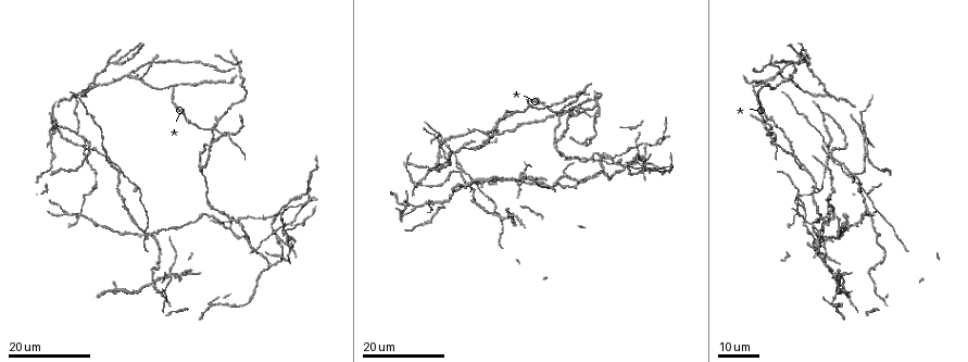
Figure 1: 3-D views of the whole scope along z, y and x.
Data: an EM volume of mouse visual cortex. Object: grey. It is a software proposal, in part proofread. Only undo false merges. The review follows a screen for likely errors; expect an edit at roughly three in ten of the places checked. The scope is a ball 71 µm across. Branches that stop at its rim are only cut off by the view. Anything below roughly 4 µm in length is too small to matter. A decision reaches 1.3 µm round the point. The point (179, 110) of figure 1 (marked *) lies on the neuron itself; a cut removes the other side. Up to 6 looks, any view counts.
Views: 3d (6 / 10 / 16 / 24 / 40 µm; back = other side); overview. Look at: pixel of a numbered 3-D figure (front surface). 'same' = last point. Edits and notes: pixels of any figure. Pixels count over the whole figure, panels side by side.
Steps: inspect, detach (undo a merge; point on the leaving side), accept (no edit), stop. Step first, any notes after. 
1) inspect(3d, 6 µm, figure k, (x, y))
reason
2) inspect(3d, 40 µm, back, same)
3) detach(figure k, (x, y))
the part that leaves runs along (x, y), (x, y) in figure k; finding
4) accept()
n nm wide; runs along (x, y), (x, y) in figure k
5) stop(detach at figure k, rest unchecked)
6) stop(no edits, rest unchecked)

inspect(3d, 24 µm, figure 1, (579, 110))

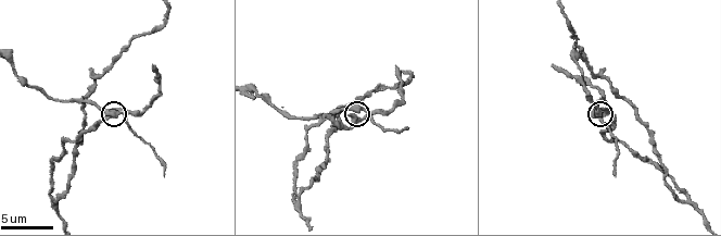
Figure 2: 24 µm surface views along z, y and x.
inspect(3d, 6 µm, figure 2, (604, 111))
zoom in

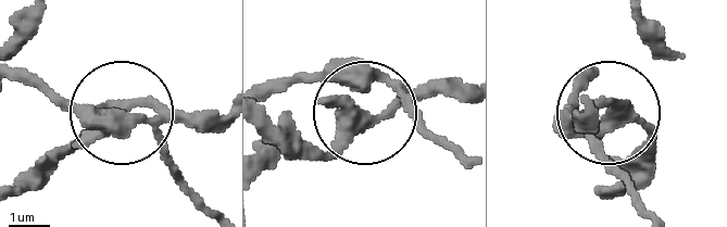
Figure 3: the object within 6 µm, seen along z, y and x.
accept()
side arm 10 µm; runs along (261, 98), (323, 77), (386, 115), (468, 88) in figure 3; continuous, no second neuron

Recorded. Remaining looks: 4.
inspect(3d, 10 µm, figure 2, (688, 203))
a fork

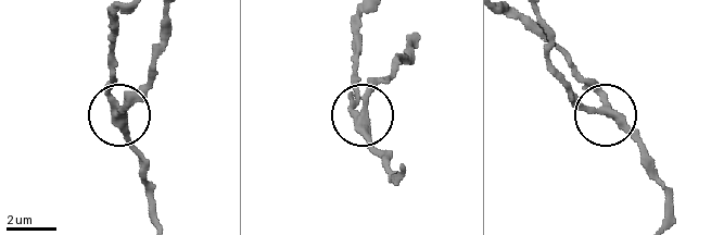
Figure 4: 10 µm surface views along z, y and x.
accept()
side arm 53 µm; 3 arms; one neuron here

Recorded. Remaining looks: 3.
inspect(3d, 24 µm, figure 1, (65, 212))
side arm on a straight run

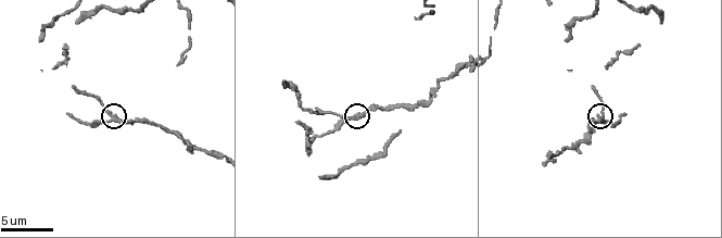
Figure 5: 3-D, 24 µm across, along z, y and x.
inspect(3d, 6 µm, figure 5, (355, 118))
zoom in

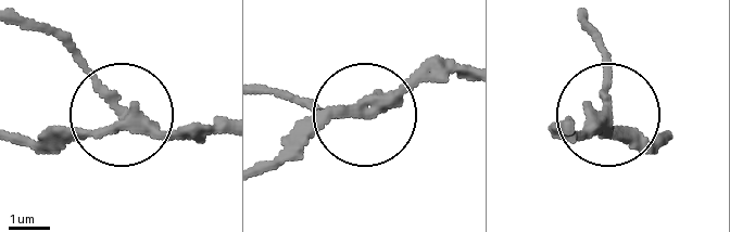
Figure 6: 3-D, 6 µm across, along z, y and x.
accept()
3 arms; runs along (465, 73), (424, 73), (357, 114), (319, 117), (268, 163) in figure 6; one neuron here

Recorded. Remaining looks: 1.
stop(no edits, rest unchecked)

